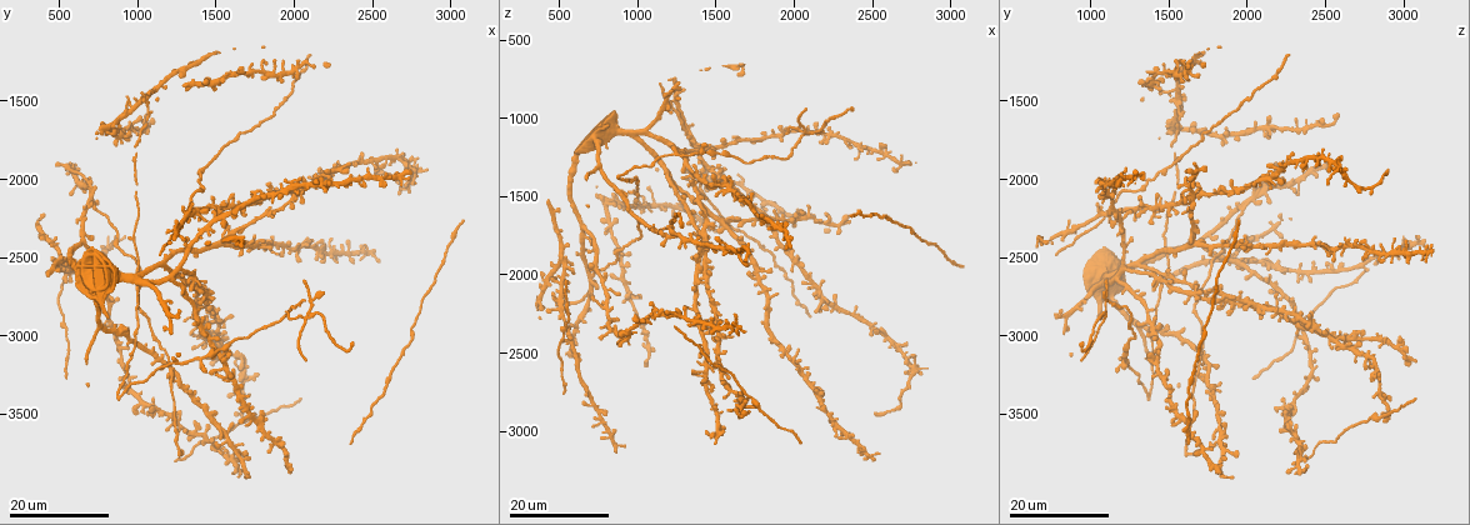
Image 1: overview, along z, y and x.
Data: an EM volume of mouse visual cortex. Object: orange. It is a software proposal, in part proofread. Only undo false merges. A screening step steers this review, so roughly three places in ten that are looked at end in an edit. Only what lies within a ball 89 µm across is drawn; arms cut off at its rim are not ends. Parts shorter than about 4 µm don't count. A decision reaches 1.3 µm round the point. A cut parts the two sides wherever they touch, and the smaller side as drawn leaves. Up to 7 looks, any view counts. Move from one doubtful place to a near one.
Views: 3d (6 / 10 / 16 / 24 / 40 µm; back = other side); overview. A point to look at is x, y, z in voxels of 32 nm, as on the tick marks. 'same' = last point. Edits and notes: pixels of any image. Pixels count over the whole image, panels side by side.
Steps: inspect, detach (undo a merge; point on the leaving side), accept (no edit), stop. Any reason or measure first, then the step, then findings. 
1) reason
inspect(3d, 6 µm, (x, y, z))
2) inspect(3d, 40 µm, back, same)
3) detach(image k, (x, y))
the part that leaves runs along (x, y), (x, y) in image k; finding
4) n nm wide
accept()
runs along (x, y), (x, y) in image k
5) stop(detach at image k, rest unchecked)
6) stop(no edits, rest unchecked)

branch point
inspect(3d, 16 µm, (740, 2180, 1980))

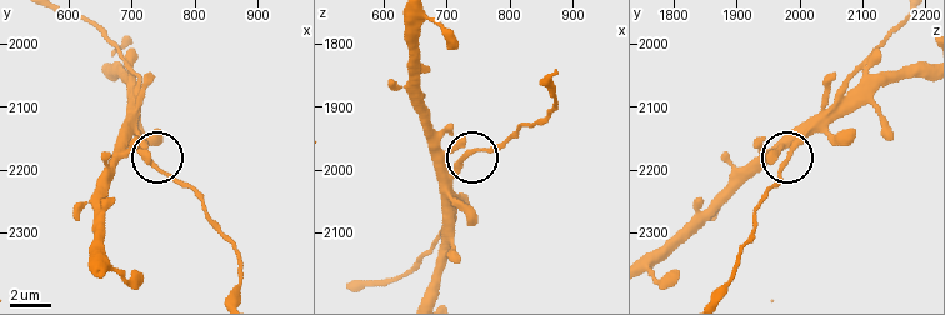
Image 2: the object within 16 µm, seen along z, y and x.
inspect(3d, 10 µm, (720, 2170, 1985))

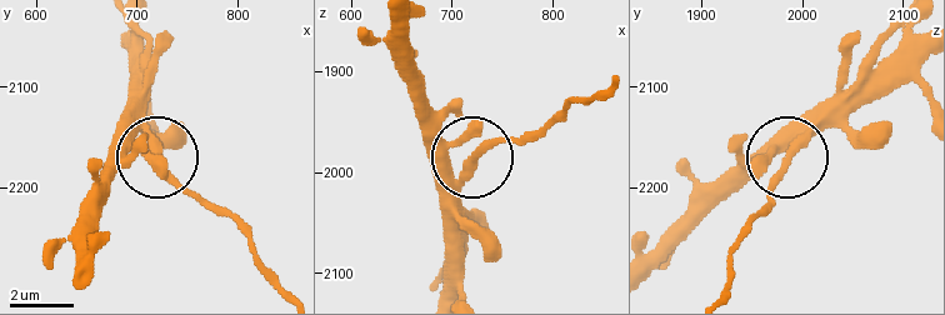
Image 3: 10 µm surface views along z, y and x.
side arm 22 µm
accept()
runs along (655, 266), (838, 99) in image 3; one neuron here

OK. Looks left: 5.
inspect(3d, 16 µm, (1760, 3520, 2800))

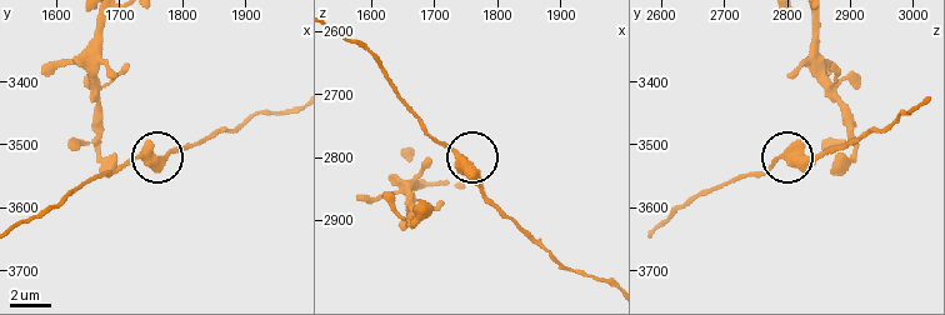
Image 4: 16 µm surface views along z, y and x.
inspect(3d, 10 µm, (1760, 3520, 2820))

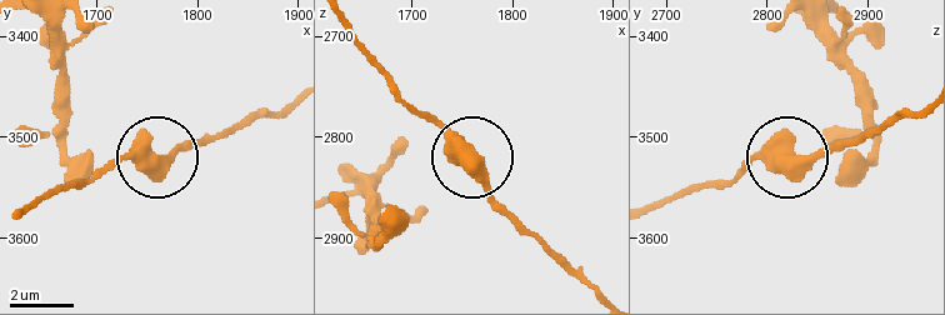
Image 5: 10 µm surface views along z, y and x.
accept()
one neuron here

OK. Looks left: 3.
branch point
inspect(3d, 16 µm, (1200, 3240, 1700))

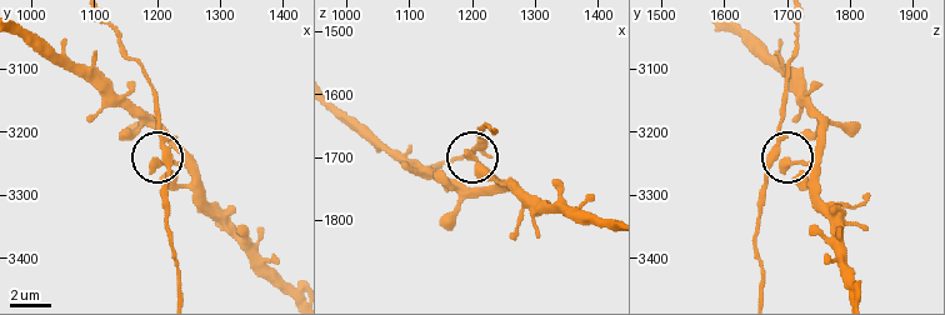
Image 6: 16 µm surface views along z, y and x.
inspect(3d, 6 µm, (1215, 3225, 1685))

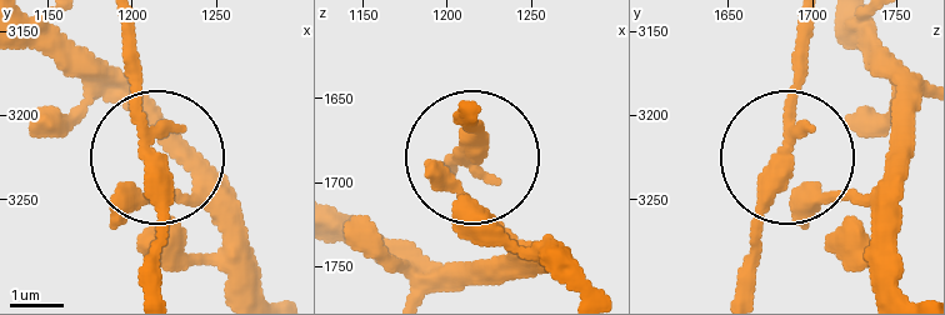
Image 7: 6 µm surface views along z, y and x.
inspect(3d, 6 µm, back, (1210, 3224, 1680))

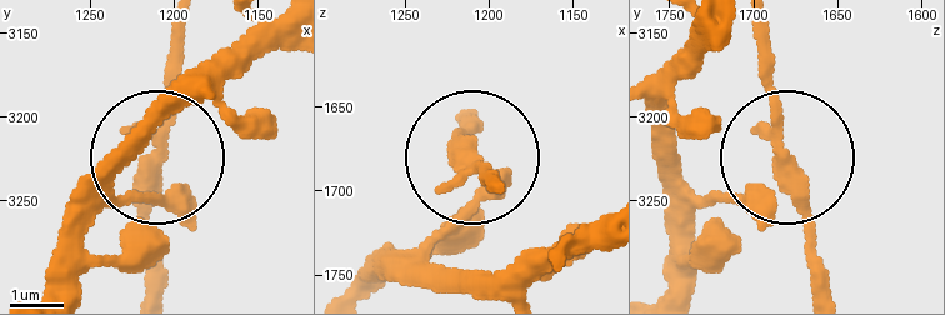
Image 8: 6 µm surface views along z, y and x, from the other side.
260 nm wide
accept()
continuous, no second neuron

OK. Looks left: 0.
stop(no edits, rest unchecked)

